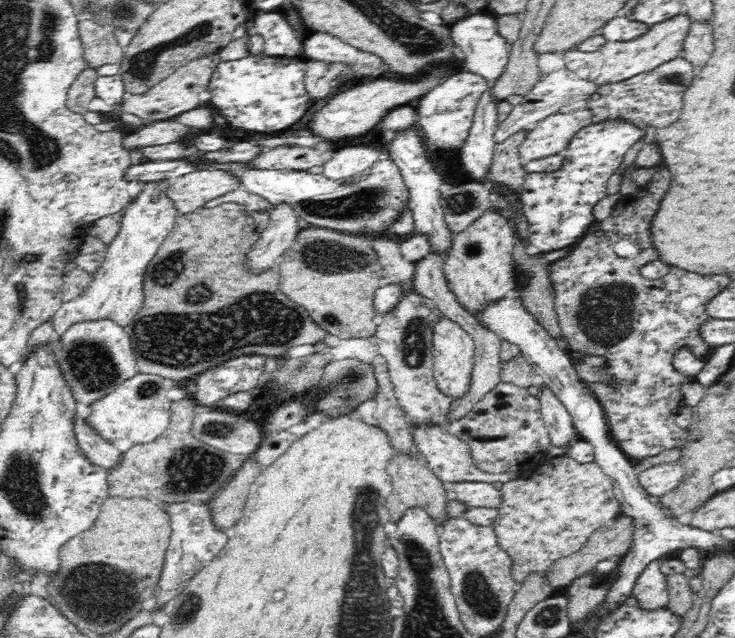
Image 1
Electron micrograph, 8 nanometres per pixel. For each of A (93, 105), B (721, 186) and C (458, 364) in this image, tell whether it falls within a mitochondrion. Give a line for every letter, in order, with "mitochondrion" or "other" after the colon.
A: other
B: other
C: other

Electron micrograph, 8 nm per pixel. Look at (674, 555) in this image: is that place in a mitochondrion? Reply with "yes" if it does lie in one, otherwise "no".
no

